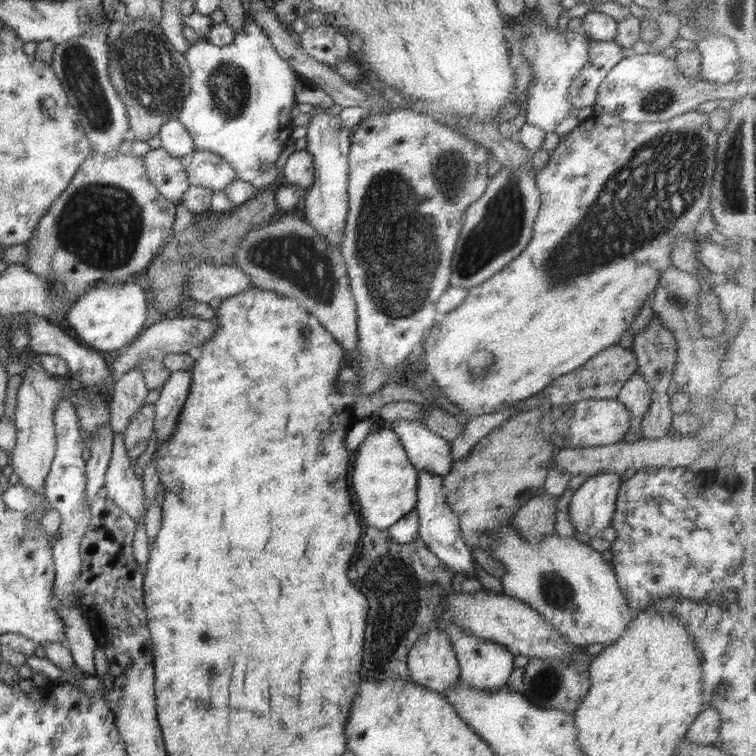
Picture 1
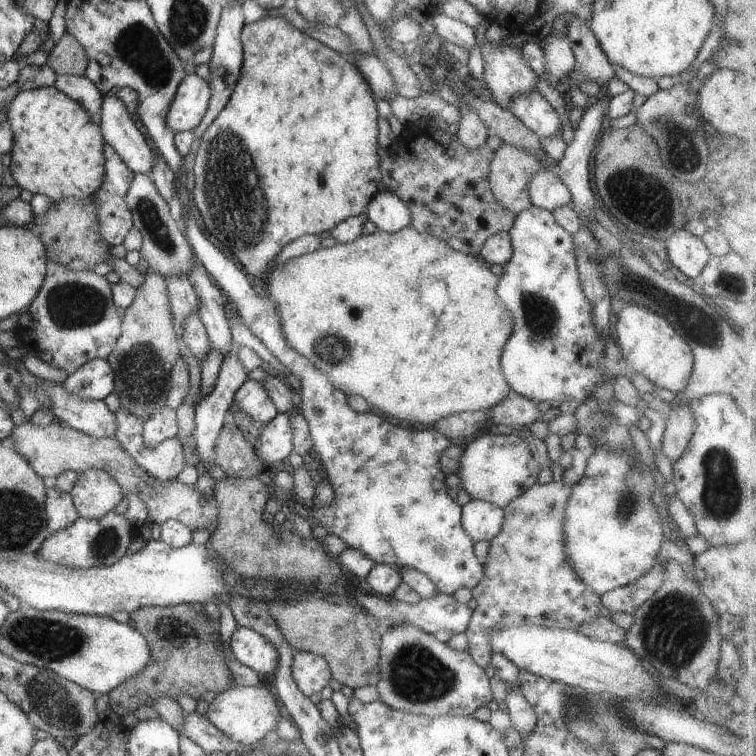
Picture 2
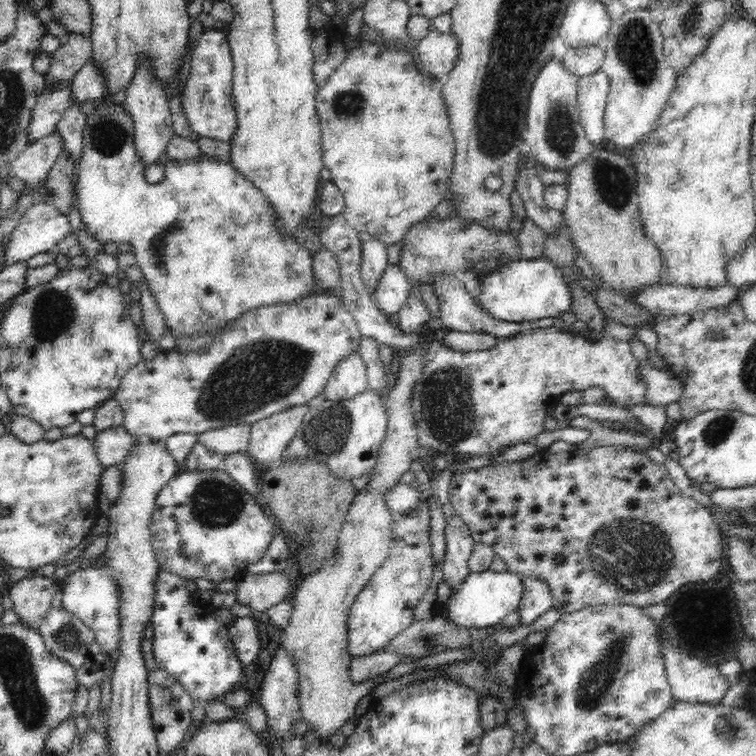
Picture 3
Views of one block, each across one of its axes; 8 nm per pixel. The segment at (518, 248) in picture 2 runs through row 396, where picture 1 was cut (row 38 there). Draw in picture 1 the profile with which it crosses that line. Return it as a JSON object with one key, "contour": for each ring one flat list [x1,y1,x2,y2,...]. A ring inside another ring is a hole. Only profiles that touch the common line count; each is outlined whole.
{"contour":[[535,9,528,10,528,17,522,24,527,28,525,38,523,38,523,45,521,48,522,61,528,60,531,62,533,69,532,74,536,74,534,82,536,85,532,87,530,93,528,93,527,107,525,109,528,123,532,123,532,126,544,130,544,132,554,132,556,127,569,116,570,109,573,108,572,103,567,98,569,86,573,81,573,78,579,73,579,70,584,66,584,63,588,60,588,43,592,41,589,34,581,30,579,32,566,31,560,33,556,27,546,27,540,13,534,13]]}

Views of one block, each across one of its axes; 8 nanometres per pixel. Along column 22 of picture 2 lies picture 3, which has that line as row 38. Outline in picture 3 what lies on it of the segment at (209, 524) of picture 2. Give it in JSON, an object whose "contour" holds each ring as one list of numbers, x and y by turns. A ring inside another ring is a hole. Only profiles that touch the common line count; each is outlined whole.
{"contour":[[431,29,428,34,413,44,418,65,433,78,449,74,458,60,458,39,452,33,441,33]]}

